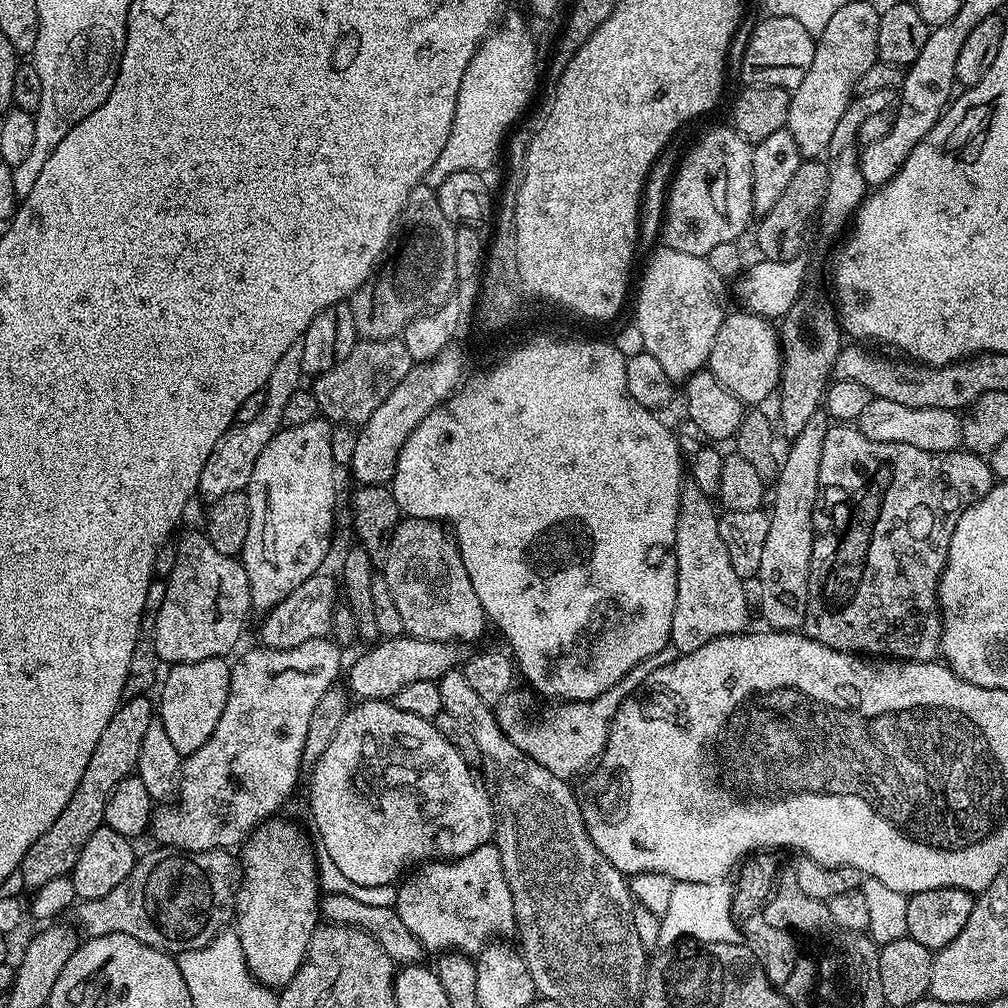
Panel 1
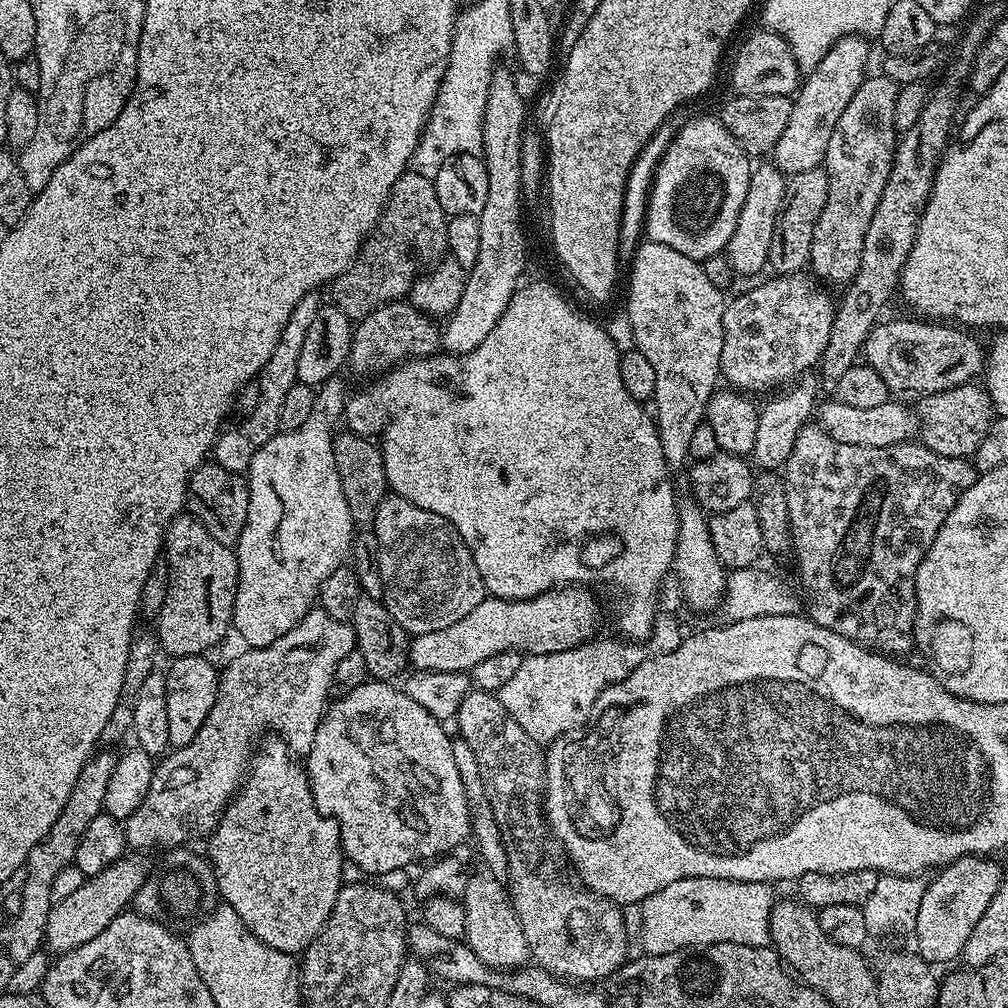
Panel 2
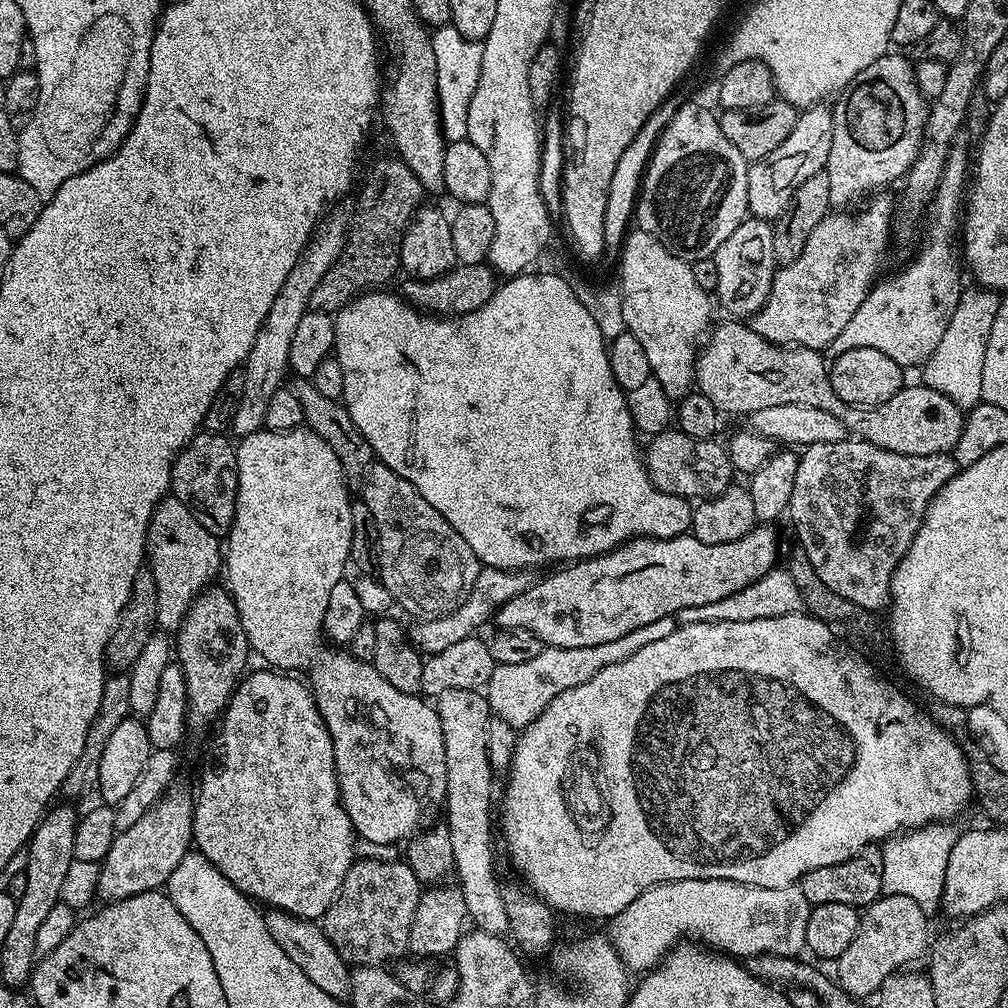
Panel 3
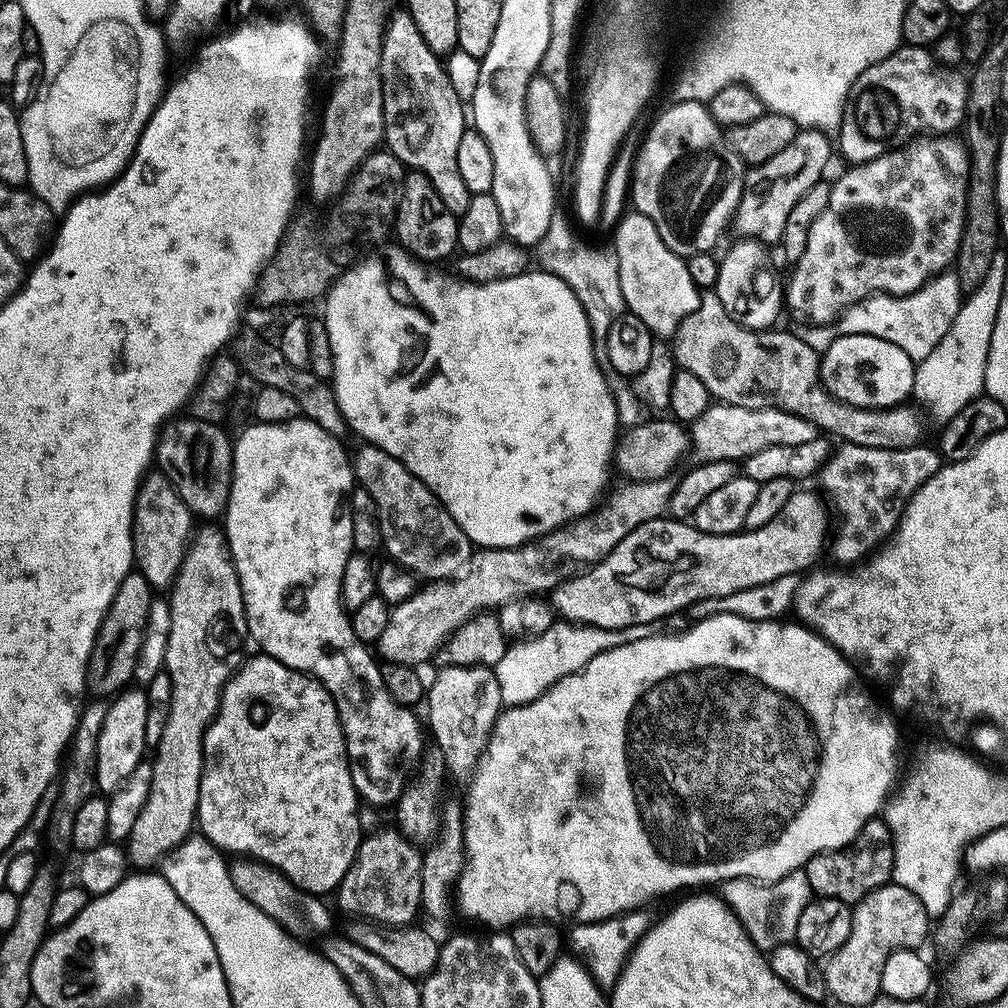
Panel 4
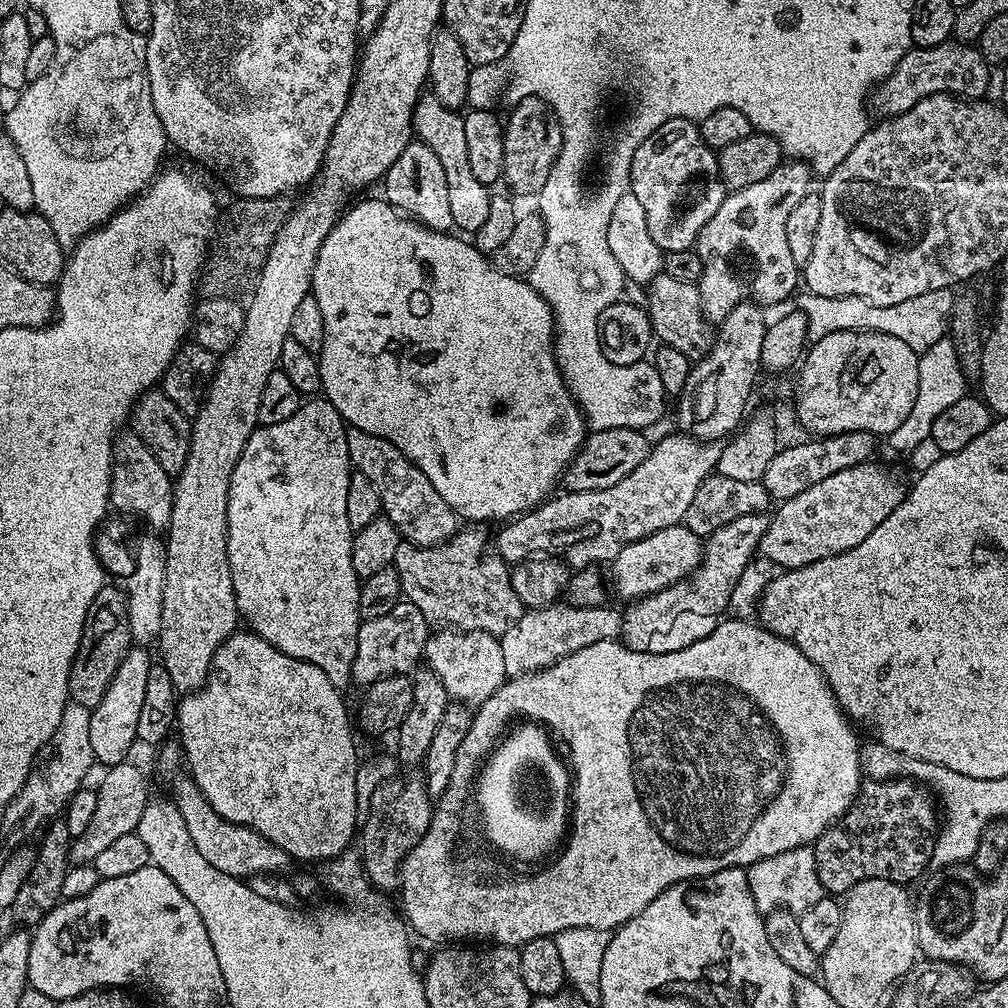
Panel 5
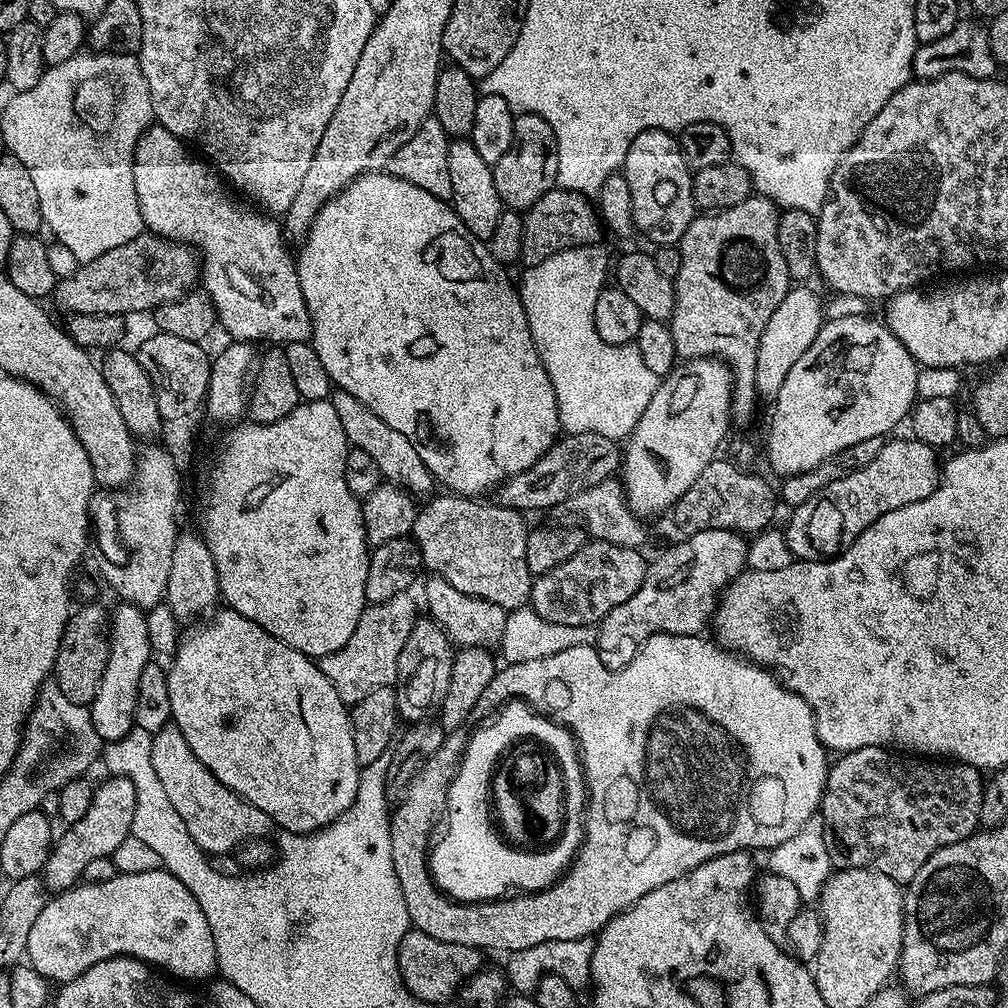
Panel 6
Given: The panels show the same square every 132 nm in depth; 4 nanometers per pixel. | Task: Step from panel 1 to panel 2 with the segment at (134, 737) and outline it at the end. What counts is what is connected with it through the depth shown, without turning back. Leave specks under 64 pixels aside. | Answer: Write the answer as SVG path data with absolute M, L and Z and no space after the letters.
M112 750L100 751L89 756L88 761L82 766L82 774L78 774L78 782L74 782L74 790L70 790L70 798L66 798L66 806L62 806L58 822L50 826L50 834L46 834L46 838L42 838L42 842L38 842L38 846L34 846L34 850L30 850L28 855L26 882L20 887L22 906L18 914L11 917L12 925L8 928L6 954L16 965L26 962L30 954L41 951L46 918L54 903L52 899L54 878L58 878L58 870L75 861L78 841L82 839L86 826L90 826L90 822L104 812L106 785L110 782L110 774L114 772L117 753Z

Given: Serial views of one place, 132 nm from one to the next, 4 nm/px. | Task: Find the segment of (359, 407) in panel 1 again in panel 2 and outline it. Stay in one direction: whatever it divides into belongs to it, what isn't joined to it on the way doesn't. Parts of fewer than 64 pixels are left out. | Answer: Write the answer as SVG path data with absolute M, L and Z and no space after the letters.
M394 300L390 304L383 304L378 306L378 310L366 314L366 318L353 327L347 367L352 368L356 376L379 377L405 360L433 355L440 348L441 331L441 325L433 317L419 312L411 302Z

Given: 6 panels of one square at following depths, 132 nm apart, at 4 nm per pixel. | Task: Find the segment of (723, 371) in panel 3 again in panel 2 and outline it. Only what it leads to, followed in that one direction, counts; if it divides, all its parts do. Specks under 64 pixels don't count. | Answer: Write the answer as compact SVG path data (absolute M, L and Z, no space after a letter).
M976 382L954 386L954 390L919 397L917 404L920 405L915 405L914 411L918 417L918 436L925 446L948 458L975 457L994 419L992 400L984 386Z

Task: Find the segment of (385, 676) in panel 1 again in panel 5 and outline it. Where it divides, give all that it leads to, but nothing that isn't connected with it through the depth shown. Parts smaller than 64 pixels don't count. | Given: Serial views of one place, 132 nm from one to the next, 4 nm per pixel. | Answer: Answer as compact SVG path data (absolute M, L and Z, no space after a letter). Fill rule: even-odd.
M877 462L850 466L850 470L842 470L830 478L818 482L818 486L810 486L810 490L802 490L798 498L790 498L779 505L780 508L771 513L766 534L760 543L759 555L785 568L801 568L807 564L818 562L822 558L830 558L834 554L842 554L862 538L867 538L878 526L878 522L890 518L894 510L904 501L906 484L903 484L888 468L883 468ZM683 523L666 526L666 530L658 530L646 538L638 538L638 542L630 542L617 554L610 564L611 587L624 602L641 600L643 596L654 594L689 576L699 566L701 555L701 537L694 535Z

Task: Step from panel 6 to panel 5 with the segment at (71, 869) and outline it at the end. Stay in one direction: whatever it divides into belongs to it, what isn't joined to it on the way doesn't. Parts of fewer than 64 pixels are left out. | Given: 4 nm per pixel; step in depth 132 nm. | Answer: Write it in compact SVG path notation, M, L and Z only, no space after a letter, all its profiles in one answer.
M133 762L113 764L100 780L100 788L96 792L98 807L94 810L94 818L90 827L82 835L73 839L69 849L69 861L78 864L91 864L98 853L109 848L115 840L136 831L138 822L142 818L142 810L146 810L150 793L148 793L148 780L144 772Z

